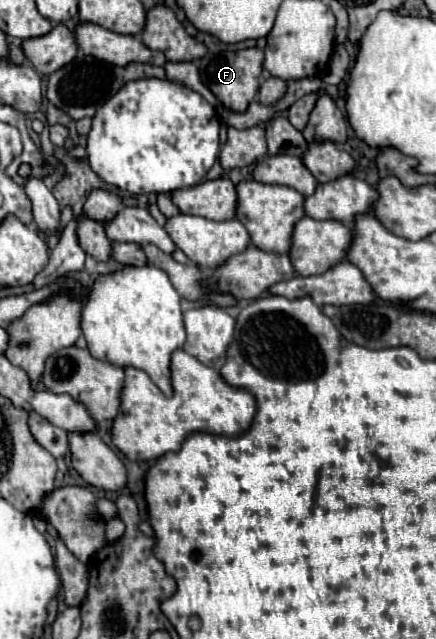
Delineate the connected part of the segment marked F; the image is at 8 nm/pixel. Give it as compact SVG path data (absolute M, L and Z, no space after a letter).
M258 47L244 49L244 51L230 51L230 53L220 53L212 55L208 53L198 61L200 75L204 85L218 97L218 101L232 111L246 111L248 105L254 101L258 93L258 77L262 73L262 61L264 61L264 51Z

